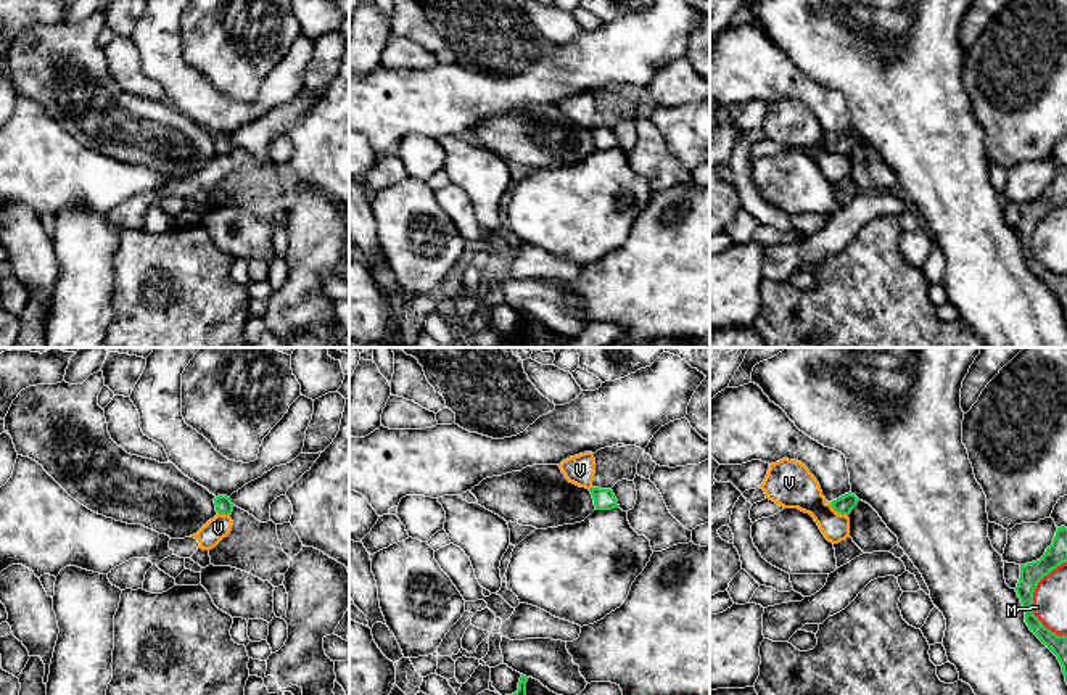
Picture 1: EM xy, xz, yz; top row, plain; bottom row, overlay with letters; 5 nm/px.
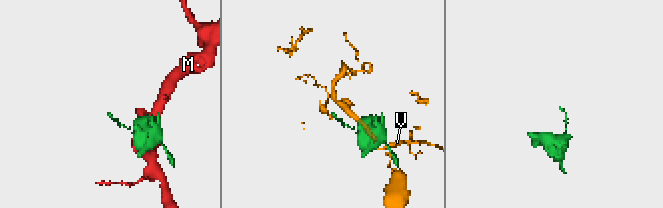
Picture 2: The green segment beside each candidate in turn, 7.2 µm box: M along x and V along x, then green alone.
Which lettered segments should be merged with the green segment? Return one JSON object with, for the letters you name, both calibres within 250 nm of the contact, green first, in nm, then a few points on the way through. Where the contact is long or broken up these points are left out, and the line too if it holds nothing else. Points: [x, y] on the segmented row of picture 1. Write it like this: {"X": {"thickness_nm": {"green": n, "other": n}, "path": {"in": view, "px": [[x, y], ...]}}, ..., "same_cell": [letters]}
{"same_cell": []}

